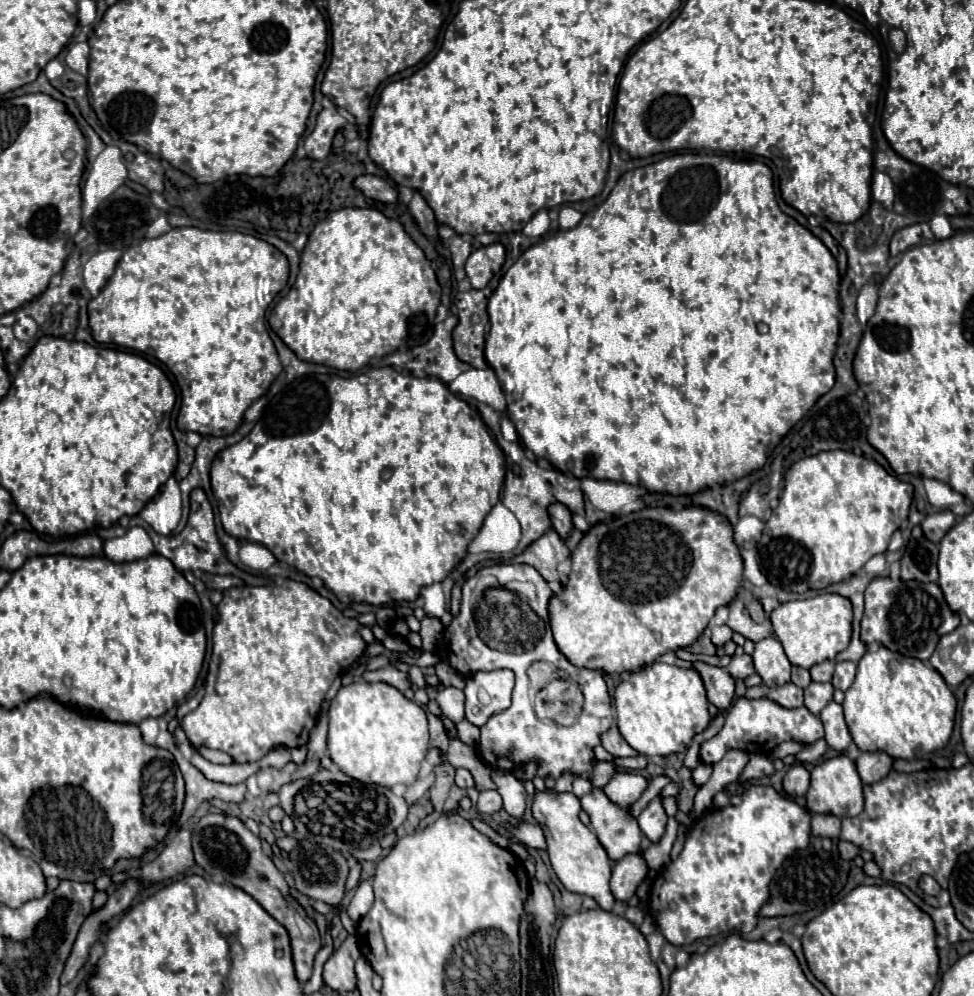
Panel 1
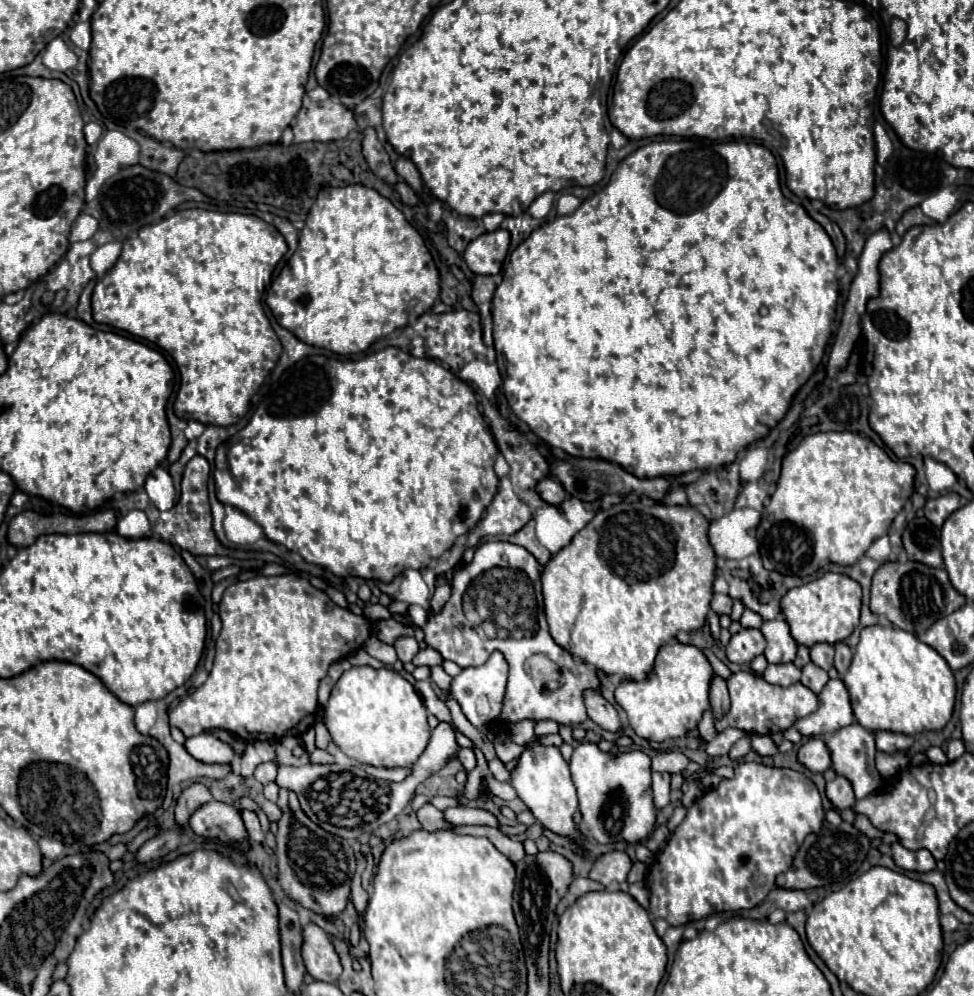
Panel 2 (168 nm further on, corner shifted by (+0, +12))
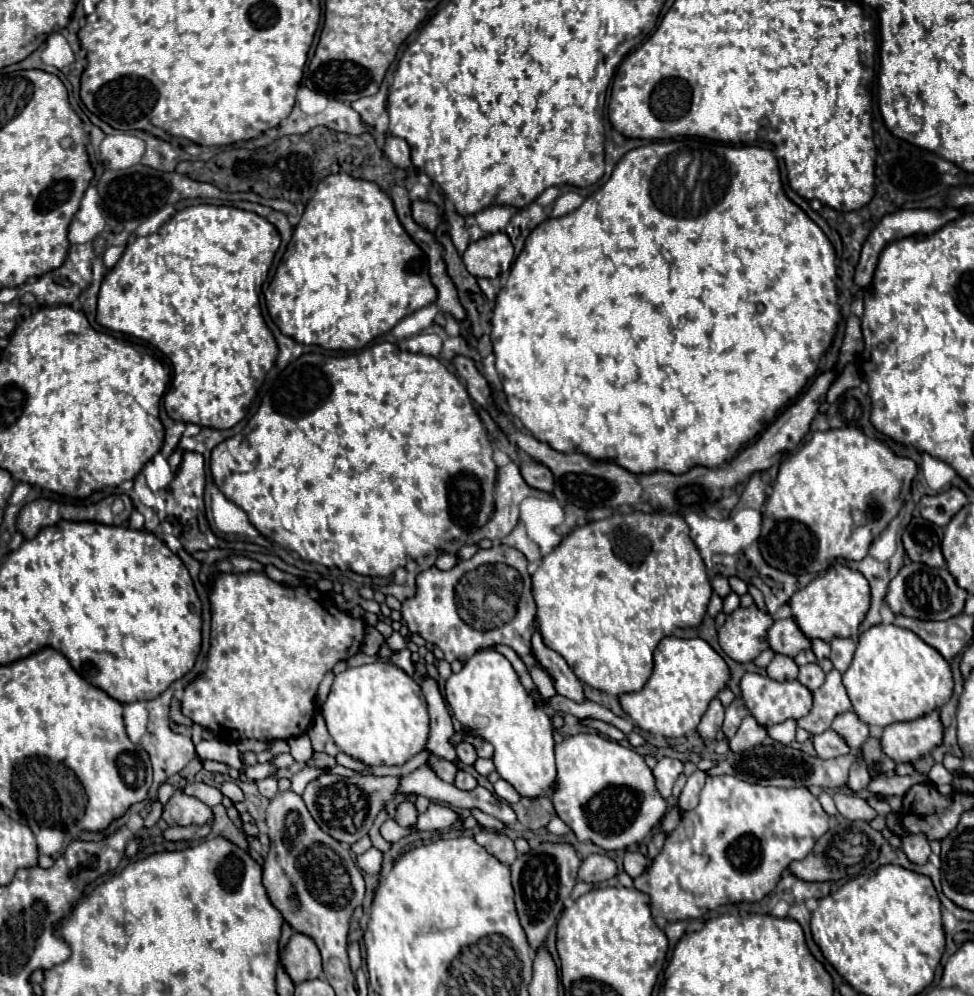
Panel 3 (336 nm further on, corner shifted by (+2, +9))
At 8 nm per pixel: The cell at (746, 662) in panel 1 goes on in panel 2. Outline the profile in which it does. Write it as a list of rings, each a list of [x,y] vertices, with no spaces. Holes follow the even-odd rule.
[[[741,628],[737,634],[731,636],[727,644],[727,658],[729,662],[751,662],[755,656],[763,654],[765,638],[759,628]]]

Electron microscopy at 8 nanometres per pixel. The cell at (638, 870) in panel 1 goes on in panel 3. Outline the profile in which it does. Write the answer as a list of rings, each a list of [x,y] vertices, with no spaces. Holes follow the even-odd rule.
[[[589,855],[579,867],[579,879],[585,883],[601,883],[617,875],[617,863],[607,855]]]

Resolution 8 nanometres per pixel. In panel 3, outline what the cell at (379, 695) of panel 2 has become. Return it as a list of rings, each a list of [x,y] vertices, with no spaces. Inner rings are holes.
[[[375,661],[335,675],[321,713],[335,745],[367,767],[403,765],[427,743],[429,715],[423,691],[413,677],[389,661]]]

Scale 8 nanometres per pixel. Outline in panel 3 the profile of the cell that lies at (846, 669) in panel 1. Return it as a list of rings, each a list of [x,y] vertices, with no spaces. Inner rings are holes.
[[[833,639],[831,641],[831,663],[837,671],[845,673],[847,667],[851,665],[851,659],[853,659],[853,653],[855,653],[855,643],[851,639]]]

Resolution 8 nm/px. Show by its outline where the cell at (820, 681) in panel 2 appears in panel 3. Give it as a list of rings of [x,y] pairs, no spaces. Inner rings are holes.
[[[807,663],[807,665],[801,665],[799,667],[797,681],[803,683],[809,691],[815,691],[815,689],[819,689],[823,685],[825,673],[821,671],[821,667],[817,663]]]

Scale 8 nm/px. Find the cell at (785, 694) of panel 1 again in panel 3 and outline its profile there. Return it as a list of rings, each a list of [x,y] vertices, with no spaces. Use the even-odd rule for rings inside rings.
[[[775,655],[773,661],[767,667],[767,675],[775,681],[793,681],[797,679],[797,665],[791,657],[785,655]]]

